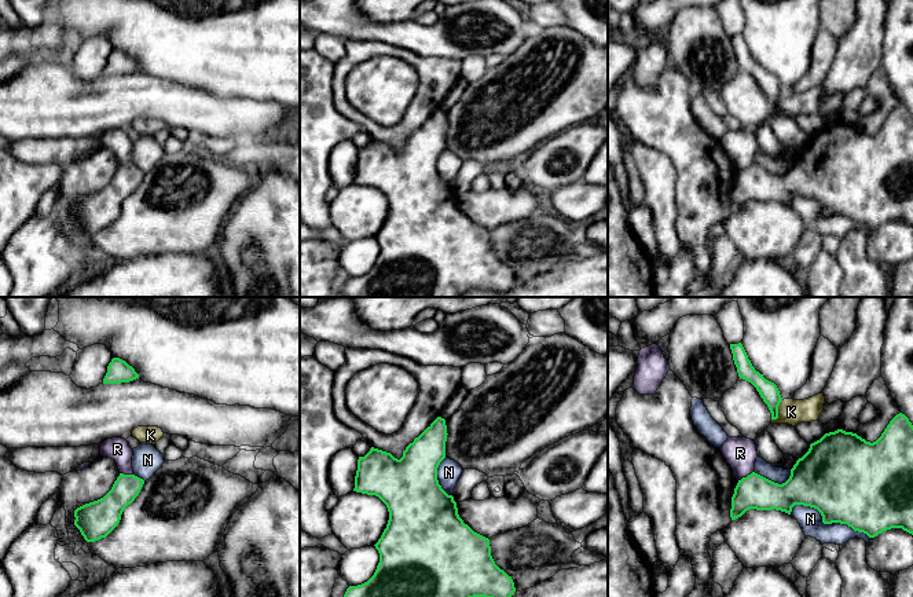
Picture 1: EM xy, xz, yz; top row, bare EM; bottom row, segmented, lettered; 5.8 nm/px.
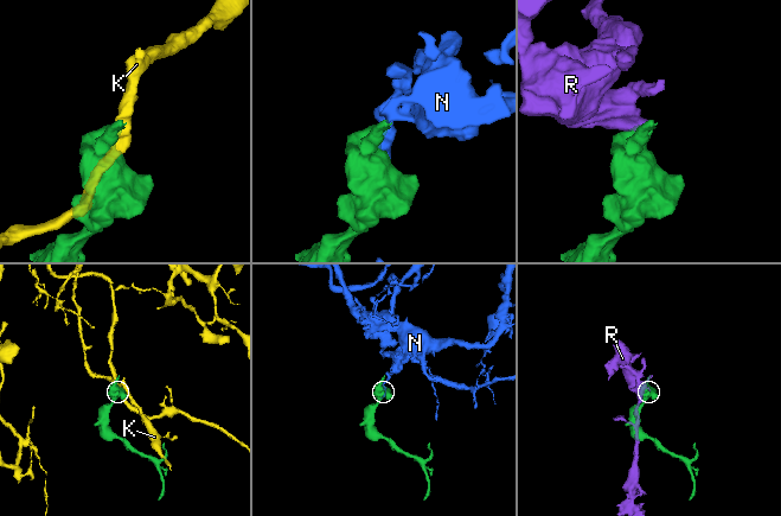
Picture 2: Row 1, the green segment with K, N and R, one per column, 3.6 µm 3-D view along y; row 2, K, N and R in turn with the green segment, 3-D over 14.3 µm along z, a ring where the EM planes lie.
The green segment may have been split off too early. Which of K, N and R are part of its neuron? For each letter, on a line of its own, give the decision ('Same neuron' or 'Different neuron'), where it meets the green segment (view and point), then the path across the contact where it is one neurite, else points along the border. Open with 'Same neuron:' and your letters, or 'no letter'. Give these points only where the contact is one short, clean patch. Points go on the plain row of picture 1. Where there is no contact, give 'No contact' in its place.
Same neuron: no letter
K: Different neuron. Touches green at yz (777, 103). Boundary: yz (781, 91), (777, 99), (777, 109), (772, 112)
N: Different neuron. Touches green at yz (828, 215)
R: Different neuron. Touches green at xy (127, 167). Boundary: xy (120, 164), (134, 167)

